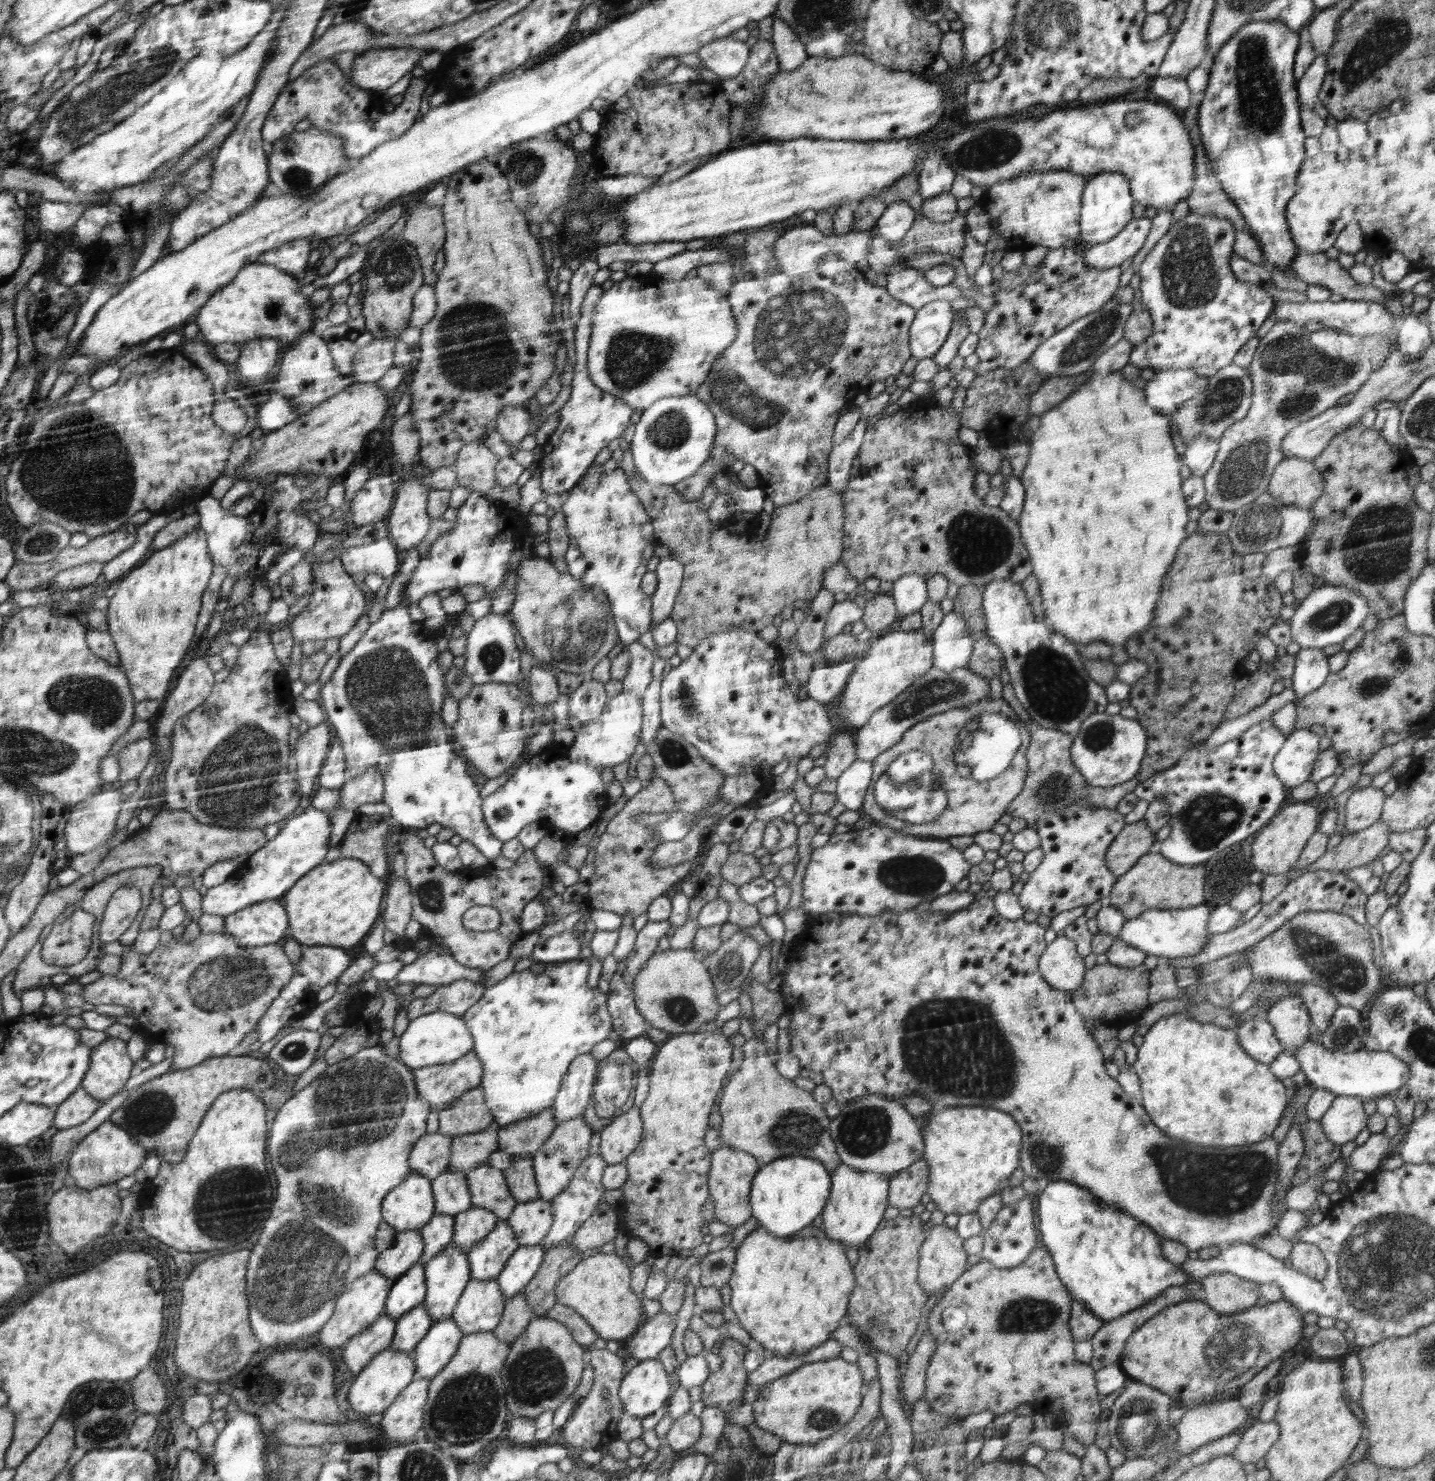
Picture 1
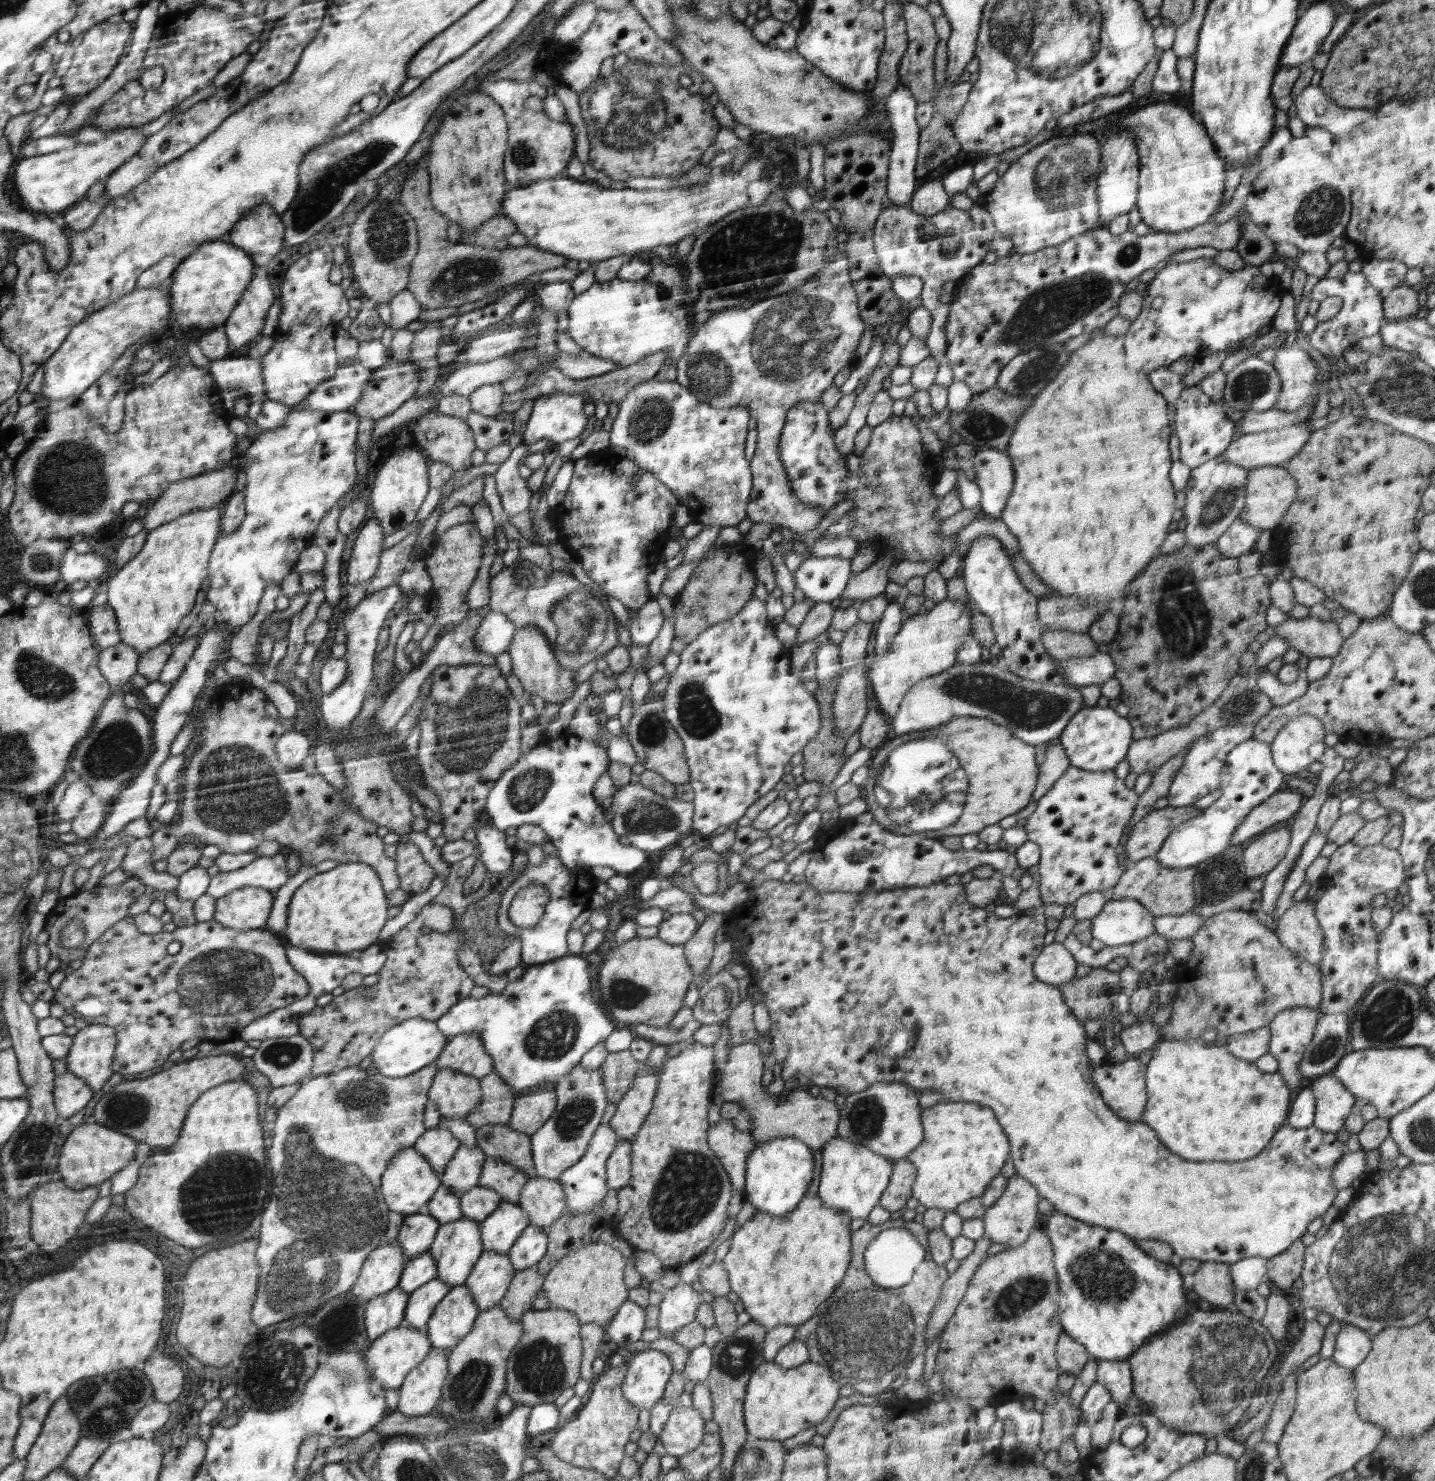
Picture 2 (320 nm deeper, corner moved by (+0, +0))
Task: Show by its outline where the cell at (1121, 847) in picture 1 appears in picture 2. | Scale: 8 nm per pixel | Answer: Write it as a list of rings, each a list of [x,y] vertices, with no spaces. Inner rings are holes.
[[[1194,805],[1155,809],[1132,827],[1125,844],[1129,862],[1134,864],[1143,858],[1154,856],[1168,835],[1183,822],[1202,814],[1203,809]]]

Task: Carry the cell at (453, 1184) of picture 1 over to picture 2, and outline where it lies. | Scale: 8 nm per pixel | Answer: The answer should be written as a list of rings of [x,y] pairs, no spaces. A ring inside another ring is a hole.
[[[460,1146],[447,1170],[441,1175],[442,1184],[458,1196],[478,1185],[486,1155],[480,1147]]]

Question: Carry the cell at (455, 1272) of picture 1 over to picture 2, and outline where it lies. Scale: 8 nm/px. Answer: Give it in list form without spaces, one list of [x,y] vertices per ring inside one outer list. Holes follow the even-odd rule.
[[[459,1218],[443,1224],[435,1234],[434,1244],[428,1252],[437,1264],[436,1278],[446,1283],[449,1288],[464,1285],[475,1268],[476,1261],[484,1253],[481,1226],[474,1219]]]

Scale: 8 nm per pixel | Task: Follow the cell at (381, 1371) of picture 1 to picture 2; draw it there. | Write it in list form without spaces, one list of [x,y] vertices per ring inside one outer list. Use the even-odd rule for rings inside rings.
[[[400,1324],[395,1329],[390,1329],[387,1333],[373,1340],[364,1354],[372,1376],[378,1379],[382,1386],[390,1390],[399,1389],[410,1370],[416,1368],[432,1348],[426,1327],[416,1328]]]

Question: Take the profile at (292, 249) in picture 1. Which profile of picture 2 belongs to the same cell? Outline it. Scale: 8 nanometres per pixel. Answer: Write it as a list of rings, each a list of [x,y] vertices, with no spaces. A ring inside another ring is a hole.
[[[270,205],[250,209],[229,234],[234,246],[251,253],[277,256],[286,246],[286,226]]]

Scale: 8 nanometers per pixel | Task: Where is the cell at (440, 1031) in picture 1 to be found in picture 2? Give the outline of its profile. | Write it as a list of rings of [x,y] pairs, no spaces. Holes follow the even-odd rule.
[[[419,1017],[408,1019],[404,1023],[393,1027],[380,1038],[372,1055],[372,1066],[384,1077],[408,1077],[418,1073],[424,1066],[431,1065],[443,1053],[443,1048],[449,1038],[436,1027],[436,1022]]]

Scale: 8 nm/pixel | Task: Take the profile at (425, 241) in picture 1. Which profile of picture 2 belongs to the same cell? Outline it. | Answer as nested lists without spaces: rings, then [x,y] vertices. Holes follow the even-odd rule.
[[[418,168],[404,180],[404,188],[401,187],[402,192],[400,191],[402,196],[399,196],[399,201],[407,207],[412,218],[419,224],[420,250],[412,265],[412,282],[408,285],[408,290],[424,309],[449,306],[458,308],[462,304],[482,300],[500,288],[516,285],[536,272],[564,266],[569,260],[561,254],[540,250],[528,244],[522,247],[508,246],[501,250],[482,245],[469,245],[462,241],[453,246],[446,235],[449,223],[444,215],[435,209],[428,188],[430,188],[428,172],[424,168]]]

